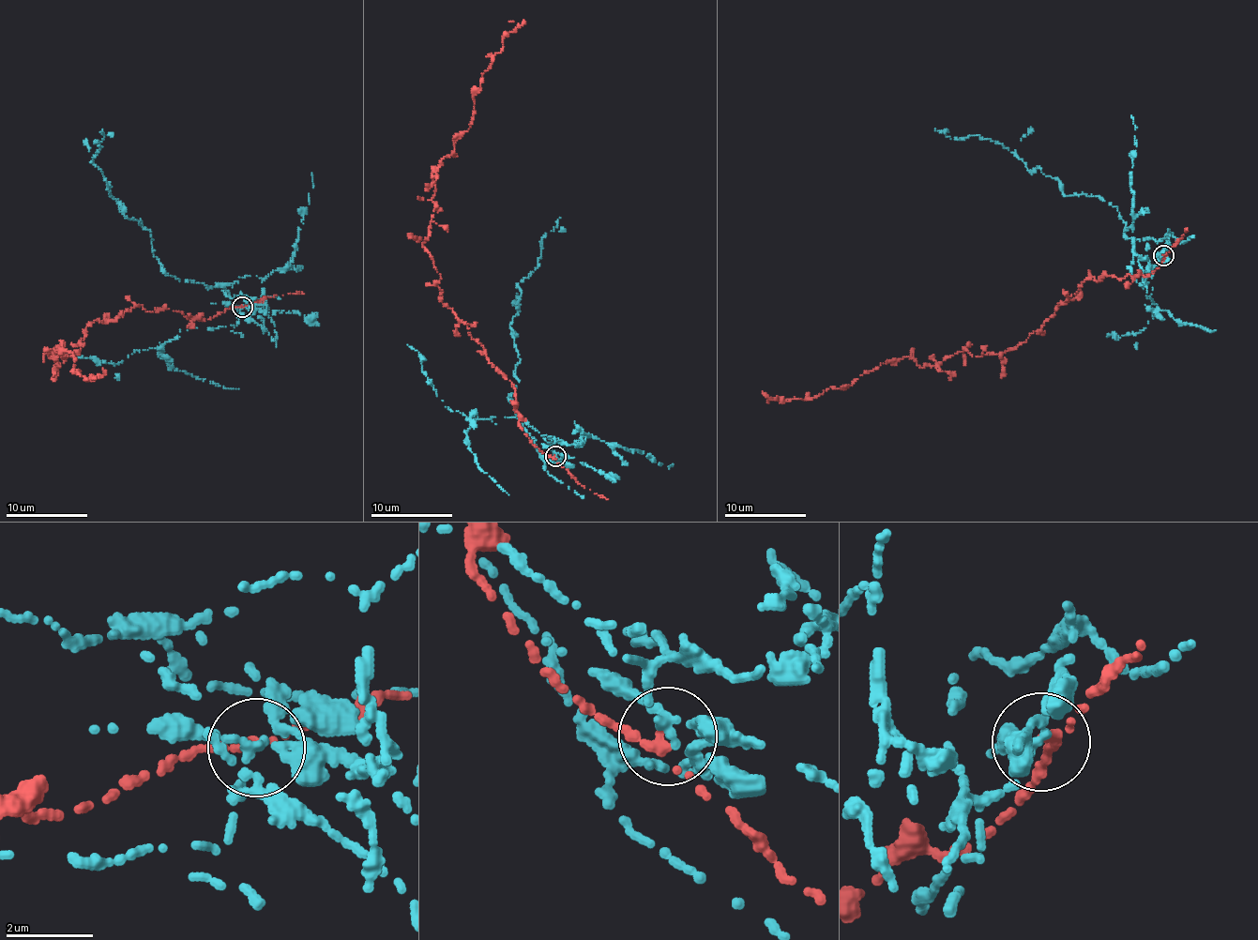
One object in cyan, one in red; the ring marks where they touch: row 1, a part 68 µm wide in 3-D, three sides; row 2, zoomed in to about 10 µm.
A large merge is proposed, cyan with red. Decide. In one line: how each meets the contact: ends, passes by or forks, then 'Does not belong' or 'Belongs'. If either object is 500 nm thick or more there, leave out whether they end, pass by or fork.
At the ring cyan forks. At the ring red ends. Does not belong

